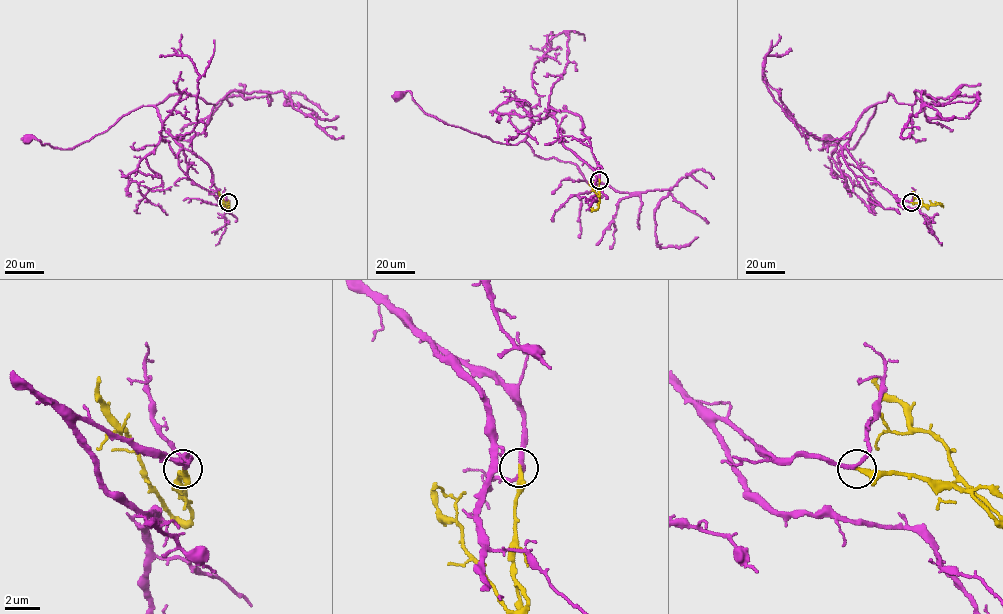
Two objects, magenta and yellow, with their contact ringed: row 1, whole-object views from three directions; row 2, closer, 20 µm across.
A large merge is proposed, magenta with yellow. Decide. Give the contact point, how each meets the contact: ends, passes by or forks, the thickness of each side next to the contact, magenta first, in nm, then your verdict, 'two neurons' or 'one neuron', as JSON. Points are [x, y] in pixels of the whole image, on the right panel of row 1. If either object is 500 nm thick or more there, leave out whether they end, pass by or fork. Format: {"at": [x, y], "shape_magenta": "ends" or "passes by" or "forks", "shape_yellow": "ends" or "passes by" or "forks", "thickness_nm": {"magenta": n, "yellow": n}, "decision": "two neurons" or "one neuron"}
{"at": [911, 202], "shape_magenta": "passes by", "shape_yellow": "ends", "thickness_nm": {"magenta": 240, "yellow": 280}, "decision": "one neuron"}

